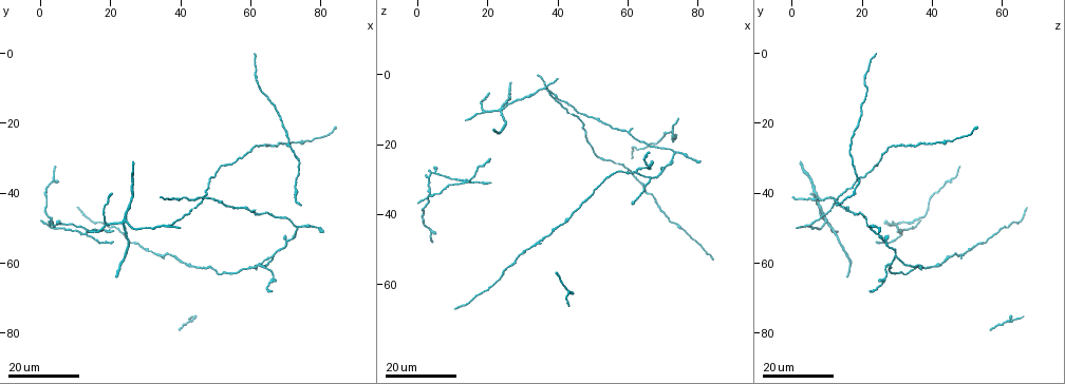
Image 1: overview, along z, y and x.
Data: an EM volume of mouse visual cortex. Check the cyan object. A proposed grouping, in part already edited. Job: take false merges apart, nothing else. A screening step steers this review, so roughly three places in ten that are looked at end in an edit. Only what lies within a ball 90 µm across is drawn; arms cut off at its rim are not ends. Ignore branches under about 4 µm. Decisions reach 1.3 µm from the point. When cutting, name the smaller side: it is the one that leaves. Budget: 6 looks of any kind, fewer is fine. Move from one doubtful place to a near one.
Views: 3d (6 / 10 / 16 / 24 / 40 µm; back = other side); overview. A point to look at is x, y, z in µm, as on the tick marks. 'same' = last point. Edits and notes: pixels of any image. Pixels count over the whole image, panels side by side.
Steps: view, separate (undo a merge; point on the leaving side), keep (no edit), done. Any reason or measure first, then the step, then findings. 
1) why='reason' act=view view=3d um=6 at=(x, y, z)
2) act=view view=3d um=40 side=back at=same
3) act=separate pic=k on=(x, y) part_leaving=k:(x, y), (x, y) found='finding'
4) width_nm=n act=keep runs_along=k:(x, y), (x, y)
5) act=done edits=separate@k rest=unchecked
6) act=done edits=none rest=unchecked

why='a fork' act=view view=3d um=24 at=(72.0, 41.0, 17.5)

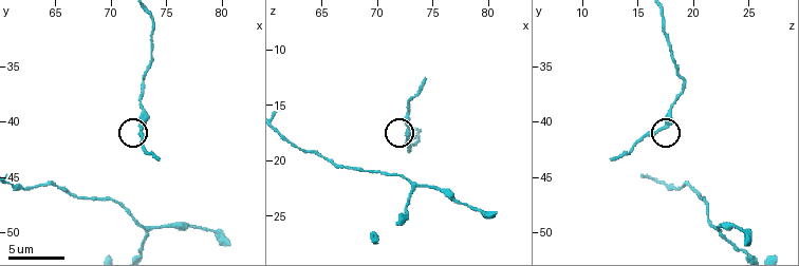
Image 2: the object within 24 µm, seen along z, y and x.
act=view view=3d um=10 at=(72.6, 40.6, 17.4)

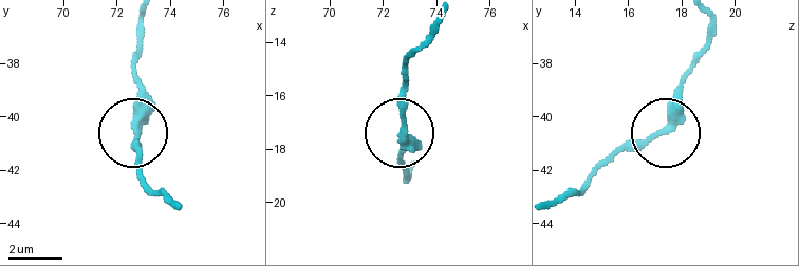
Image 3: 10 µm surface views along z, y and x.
act=view view=3d um=6 at=(72.7, 40.5, 17.2)

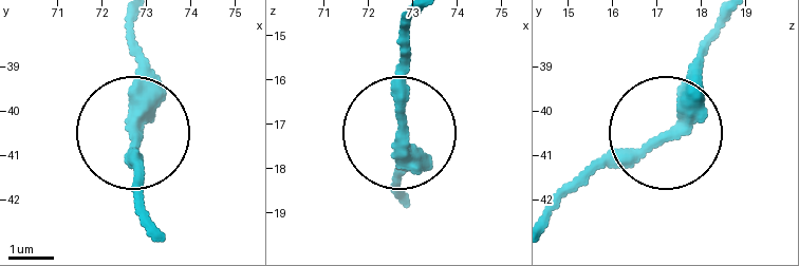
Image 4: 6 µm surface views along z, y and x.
width_nm=260 act=keep found='one cell here'

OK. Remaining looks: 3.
why='arms part here' act=view view=3d um=16 at=(46.5, 41.0, 10.5)

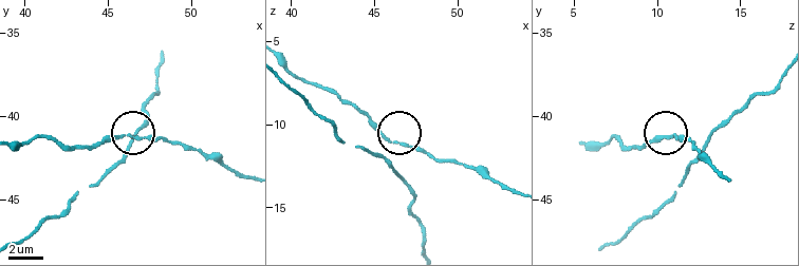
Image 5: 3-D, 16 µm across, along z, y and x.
act=view view=3d um=10 at=(46.6, 41.3, 11.2)

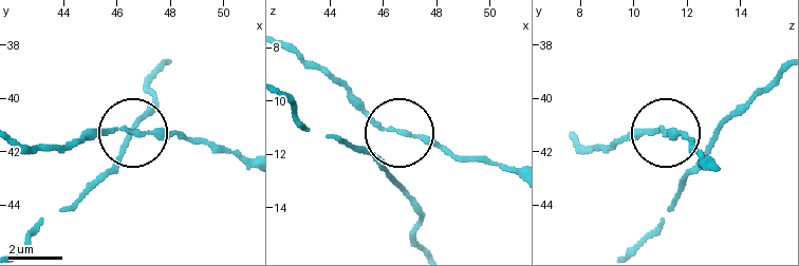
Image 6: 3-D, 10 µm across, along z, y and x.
act=keep runs_along=6:(245, 159), (143, 130), (84, 130) found='all the same cell'

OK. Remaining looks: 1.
act=done edits=none rest=unchecked

